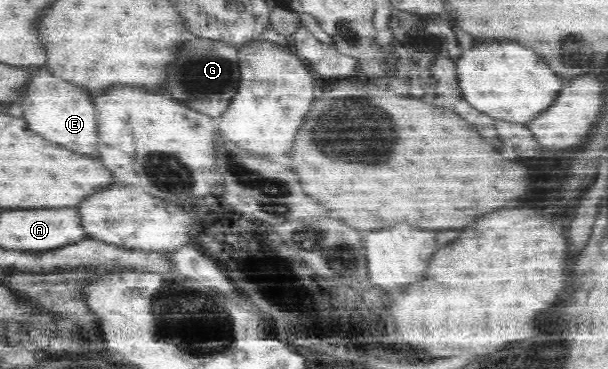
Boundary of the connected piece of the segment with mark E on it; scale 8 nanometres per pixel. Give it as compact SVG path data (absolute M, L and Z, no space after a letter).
M45 68L35 74L37 76L31 80L27 96L23 100L23 112L29 126L55 144L61 144L73 152L91 154L97 148L97 112L89 92L81 86L53 76Z

